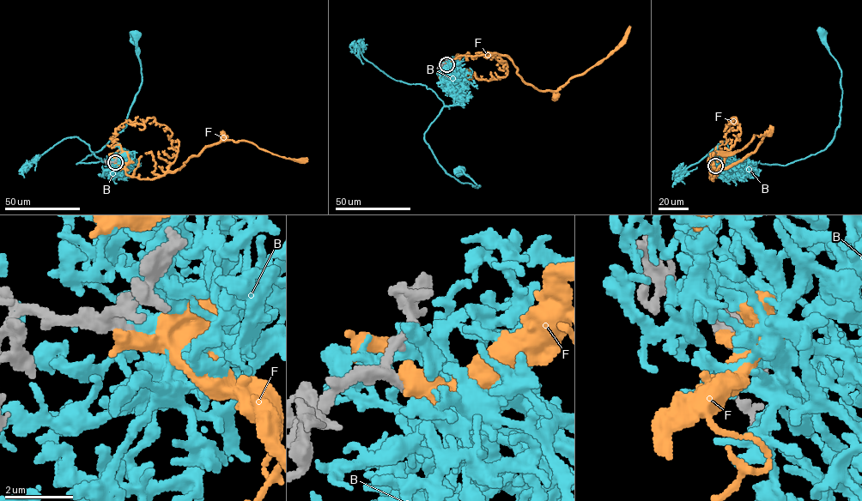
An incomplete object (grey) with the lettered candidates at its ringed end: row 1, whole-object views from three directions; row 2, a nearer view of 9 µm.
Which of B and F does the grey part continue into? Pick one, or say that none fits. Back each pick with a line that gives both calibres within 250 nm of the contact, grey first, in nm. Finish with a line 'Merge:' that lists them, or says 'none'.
B: 280/280 nm
Merge: B

